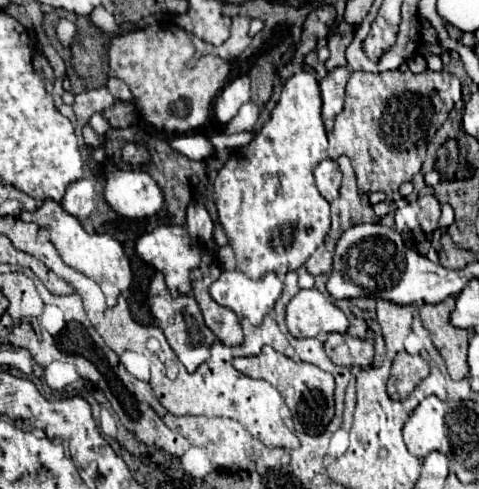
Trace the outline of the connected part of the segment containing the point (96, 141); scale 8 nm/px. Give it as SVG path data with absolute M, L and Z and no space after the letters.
M86 123L84 125L84 129L82 129L82 135L84 135L84 143L88 145L88 147L92 147L92 149L96 149L96 147L100 147L102 145L102 139L100 139L100 135L96 135L96 131Z

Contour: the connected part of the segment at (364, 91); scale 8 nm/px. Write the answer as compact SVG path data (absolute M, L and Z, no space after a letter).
M427 69L420 74L411 71L384 73L350 73L346 85L346 103L328 135L328 157L348 155L358 179L360 193L392 193L420 171L426 159L426 145L448 119L453 99L462 98L460 80L445 71Z

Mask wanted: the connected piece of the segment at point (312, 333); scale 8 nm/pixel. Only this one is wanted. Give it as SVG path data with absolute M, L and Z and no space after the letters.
M302 289L286 305L286 325L290 335L304 339L316 337L320 331L346 333L348 319L344 311L318 289Z

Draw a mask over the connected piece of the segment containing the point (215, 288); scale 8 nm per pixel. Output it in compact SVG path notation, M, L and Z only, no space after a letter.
M238 269L222 271L222 275L210 285L210 295L216 303L230 307L238 317L246 317L254 325L262 323L280 293L282 281L276 273L252 281Z

